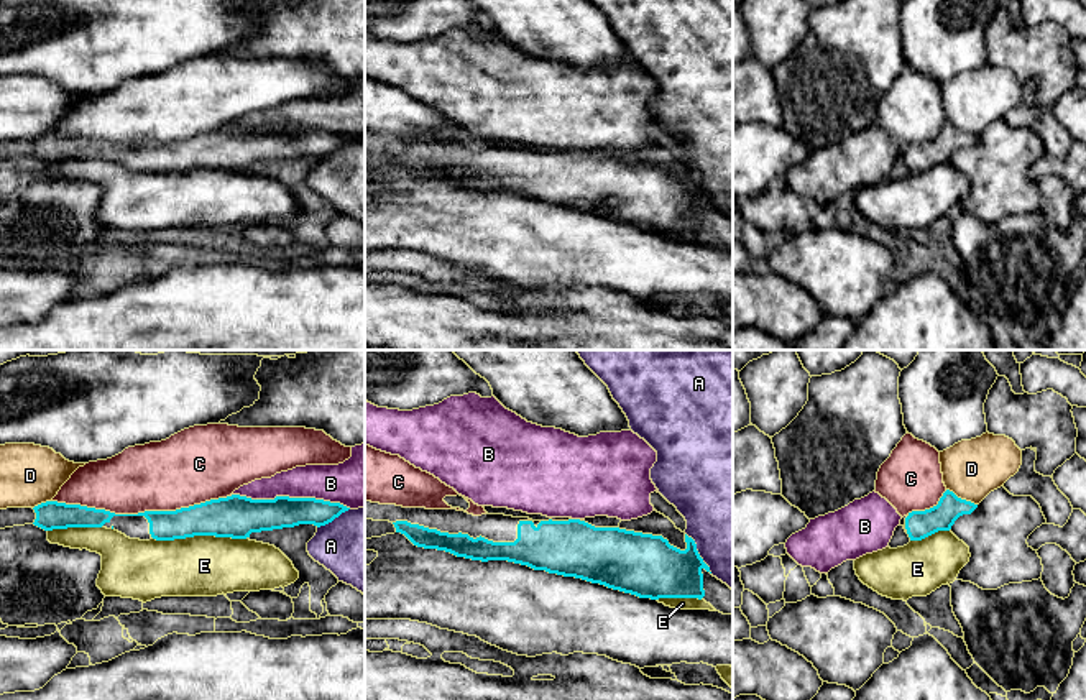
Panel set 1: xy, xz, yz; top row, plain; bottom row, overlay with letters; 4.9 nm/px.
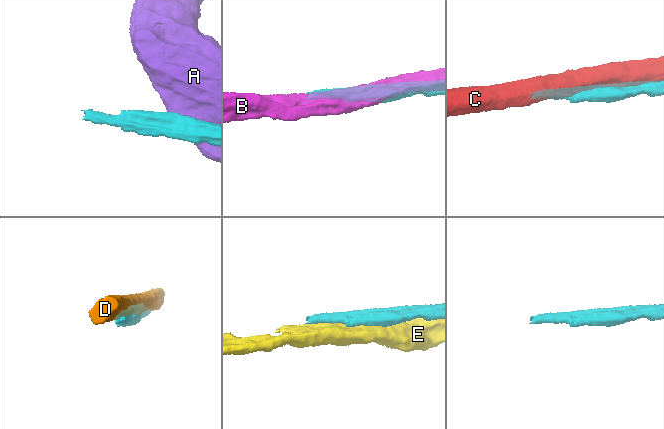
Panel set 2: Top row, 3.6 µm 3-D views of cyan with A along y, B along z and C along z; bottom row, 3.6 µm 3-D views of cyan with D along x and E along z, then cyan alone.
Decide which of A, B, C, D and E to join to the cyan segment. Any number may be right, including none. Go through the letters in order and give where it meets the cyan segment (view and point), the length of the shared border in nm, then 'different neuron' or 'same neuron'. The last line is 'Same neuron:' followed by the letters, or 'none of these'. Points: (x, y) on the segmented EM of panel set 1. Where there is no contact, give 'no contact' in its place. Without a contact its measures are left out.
A: meets cyan in xz at (697, 552); contact 240 nm long; different neuron
B: meets cyan in xy at (291, 498); contact 600 nm long; different neuron
C: meets cyan in xy at (140, 513); contact 850 nm long; different neuron
D: meets cyan in yz at (960, 498); contact 170 nm long; different neuron
E: meets cyan in xy at (199, 534); contact 460 nm long; different neuron
Same neuron: none of these

